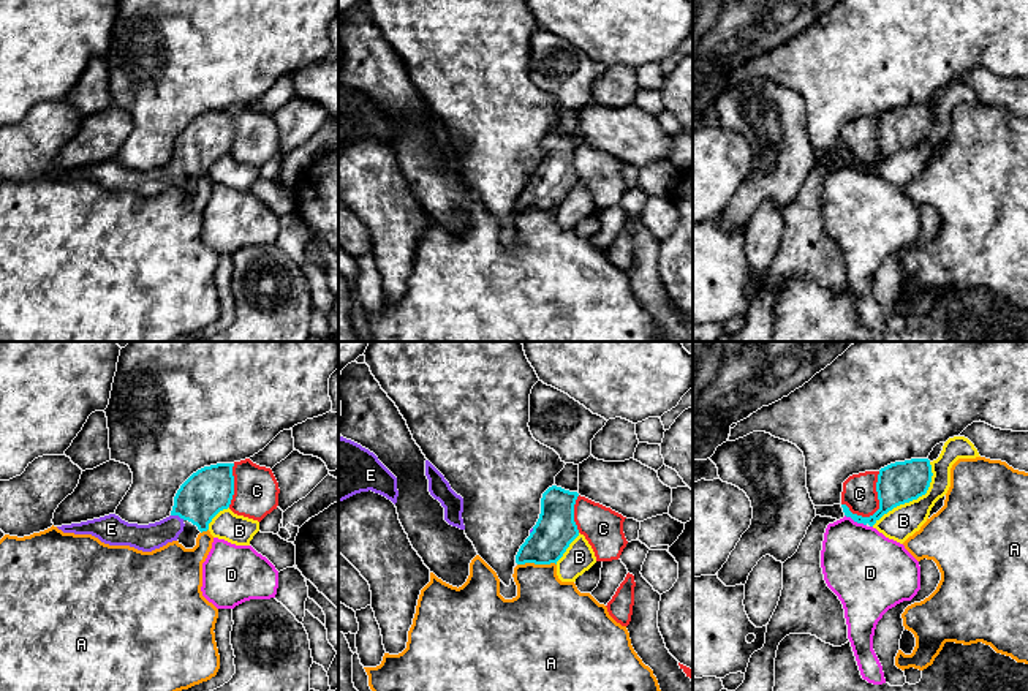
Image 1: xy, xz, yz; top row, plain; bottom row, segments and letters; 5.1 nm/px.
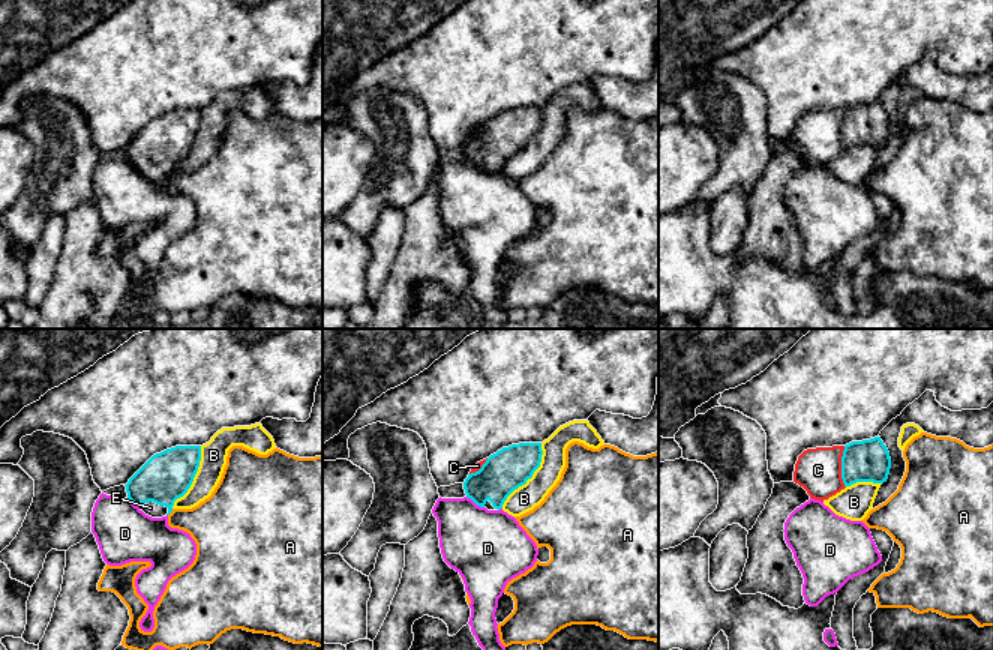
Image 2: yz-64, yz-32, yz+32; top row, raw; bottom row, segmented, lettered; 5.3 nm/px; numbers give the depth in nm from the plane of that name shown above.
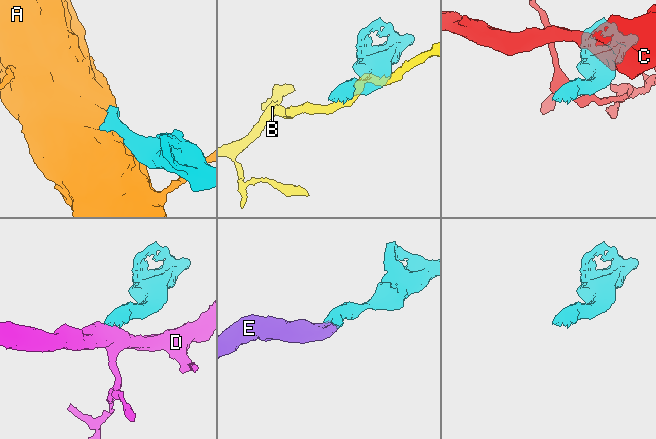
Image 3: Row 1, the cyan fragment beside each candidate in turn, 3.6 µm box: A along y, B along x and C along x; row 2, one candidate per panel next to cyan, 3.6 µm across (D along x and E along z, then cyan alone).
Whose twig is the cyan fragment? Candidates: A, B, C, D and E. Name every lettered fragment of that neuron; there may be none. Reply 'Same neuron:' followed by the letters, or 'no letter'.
Same neuron: E

